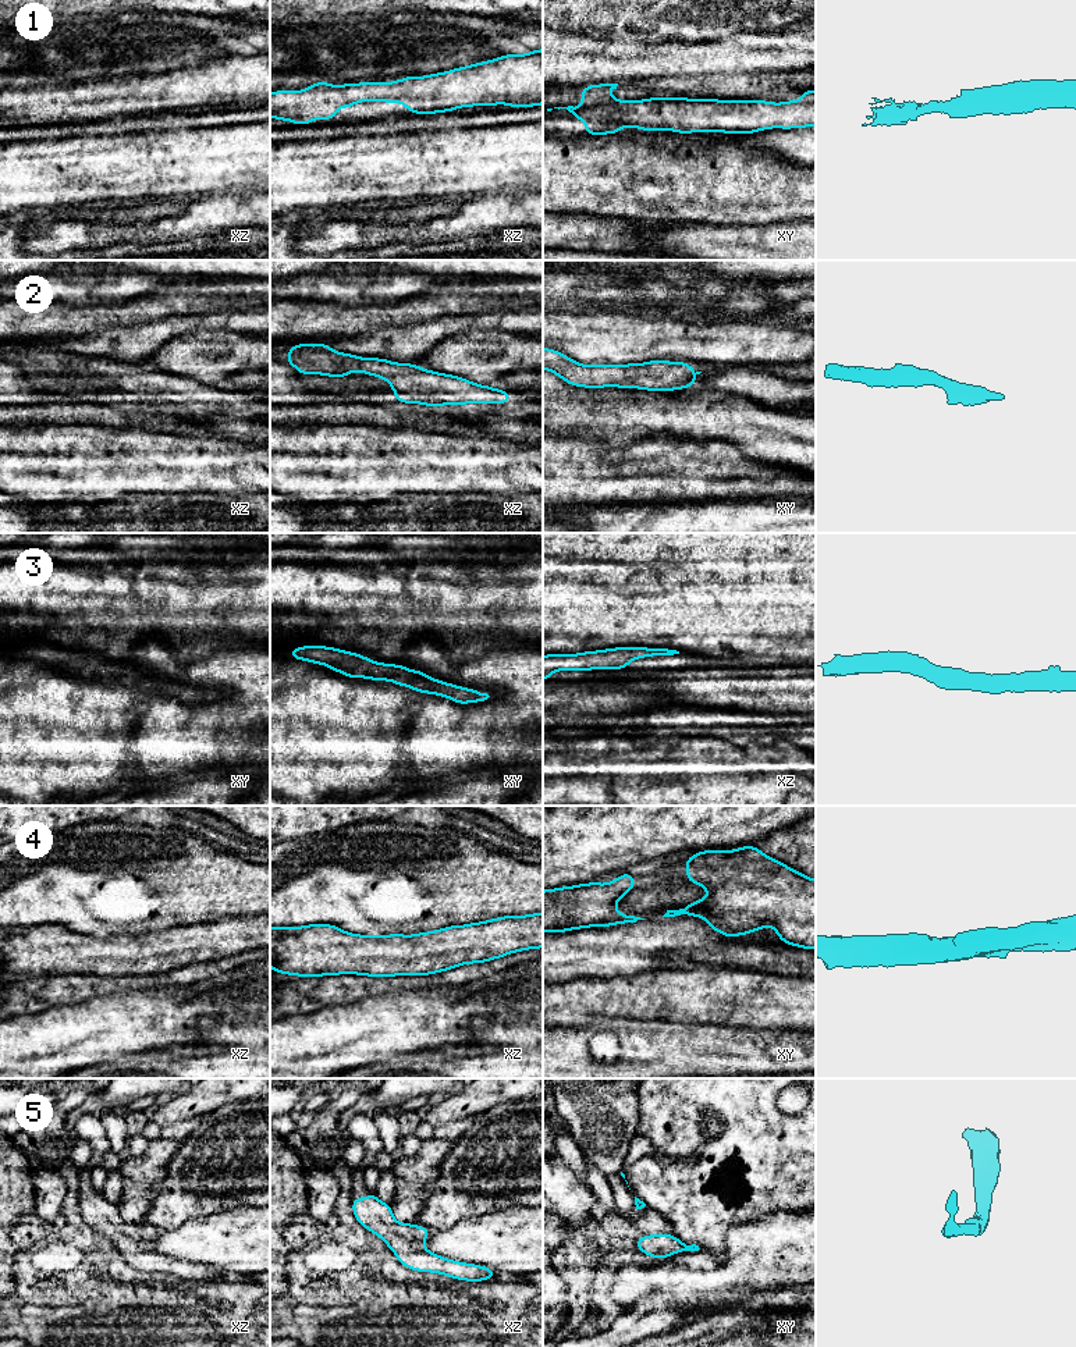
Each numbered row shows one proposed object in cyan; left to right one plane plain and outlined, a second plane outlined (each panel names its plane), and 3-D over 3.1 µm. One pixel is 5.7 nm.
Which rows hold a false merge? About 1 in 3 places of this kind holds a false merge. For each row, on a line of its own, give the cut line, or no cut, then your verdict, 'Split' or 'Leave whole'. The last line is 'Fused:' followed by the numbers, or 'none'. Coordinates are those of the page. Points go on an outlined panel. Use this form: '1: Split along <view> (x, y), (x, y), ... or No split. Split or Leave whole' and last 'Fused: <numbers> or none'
1: No split. Leave whole
2: No split. Leave whole
3: No split. Leave whole
4: No split. Leave whole
5: No split. Leave whole
Fused: none

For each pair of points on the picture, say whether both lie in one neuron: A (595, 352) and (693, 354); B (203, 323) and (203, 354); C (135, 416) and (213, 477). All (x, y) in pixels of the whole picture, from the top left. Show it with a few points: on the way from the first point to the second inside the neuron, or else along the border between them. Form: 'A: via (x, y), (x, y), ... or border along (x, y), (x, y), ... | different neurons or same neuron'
A: via (620, 348), (668, 348) | same neuron
B: border along (222, 327), (198, 329), (181, 334), (173, 341) | different neurons
C: border along (121, 432), (146, 430), (173, 434) | different neurons

